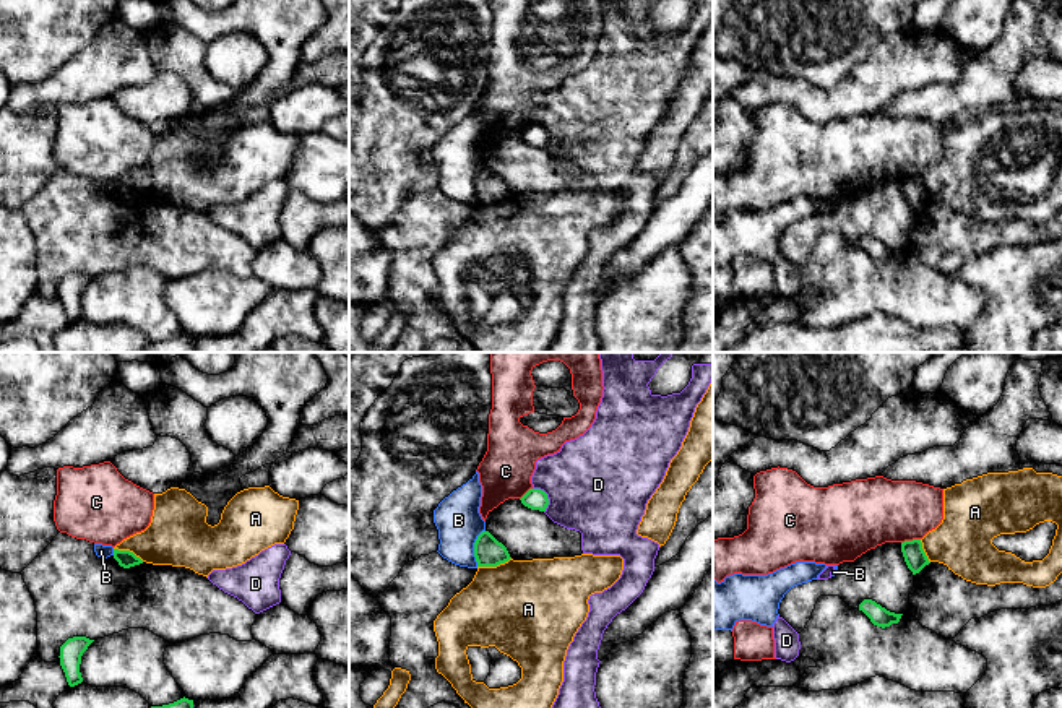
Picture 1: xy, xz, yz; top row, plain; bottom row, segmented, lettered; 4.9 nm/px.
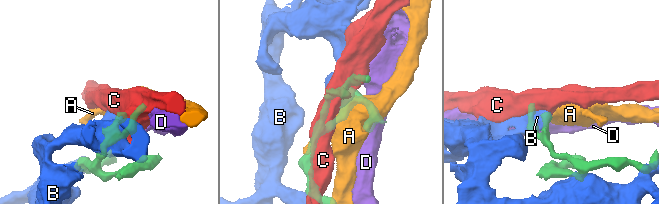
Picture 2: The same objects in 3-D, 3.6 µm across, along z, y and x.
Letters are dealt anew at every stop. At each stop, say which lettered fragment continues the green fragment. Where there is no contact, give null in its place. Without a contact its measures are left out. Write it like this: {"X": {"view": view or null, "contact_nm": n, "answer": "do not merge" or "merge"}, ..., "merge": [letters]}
{"A": {"view": "xz", "contact_nm": 180, "answer": "do not merge"}, "B": {"view": "xz", "contact_nm": 190, "answer": "do not merge"}, "C": {"view": "yz", "contact_nm": 100, "answer": "do not merge"}, "D": {"view": "xz", "contact_nm": 140, "answer": "do not merge"}, "merge": []}

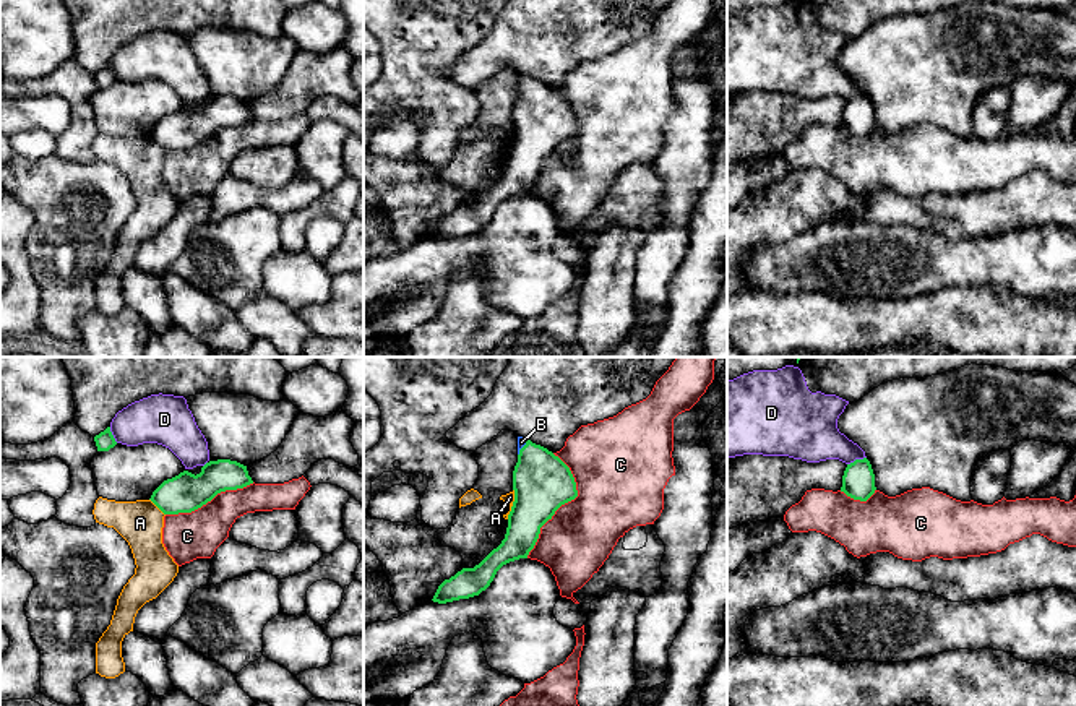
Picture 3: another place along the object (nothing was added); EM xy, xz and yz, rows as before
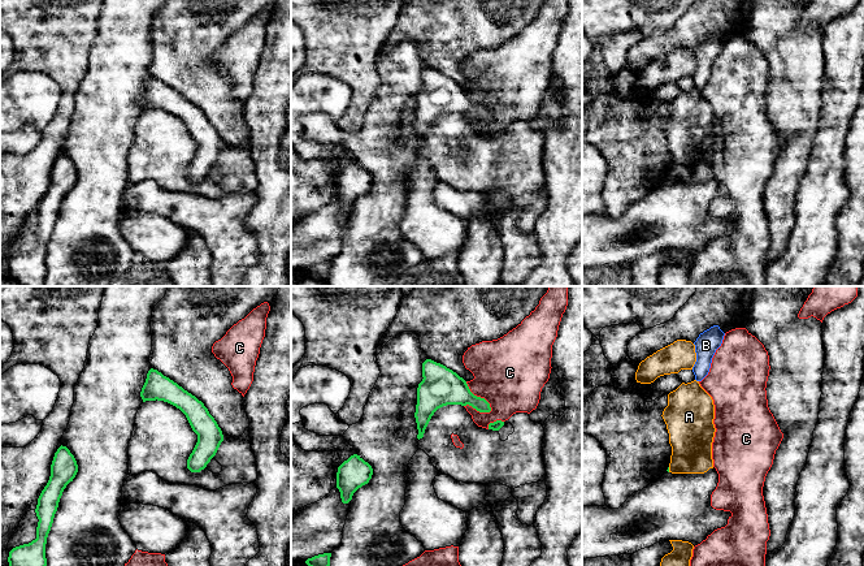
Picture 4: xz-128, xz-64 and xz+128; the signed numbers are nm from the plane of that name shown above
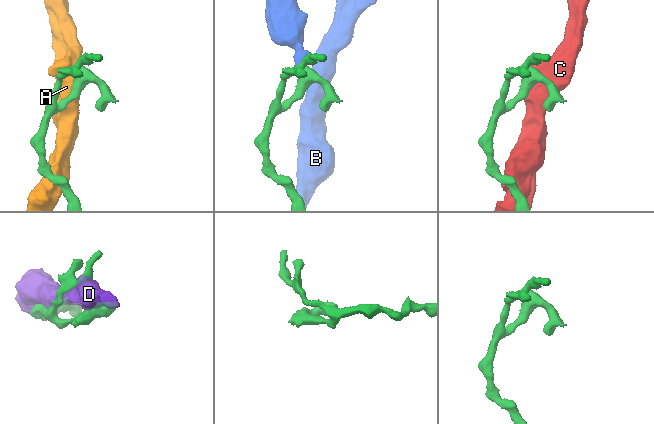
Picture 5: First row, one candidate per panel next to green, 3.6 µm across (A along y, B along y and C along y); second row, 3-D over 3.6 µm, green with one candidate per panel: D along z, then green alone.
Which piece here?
{"A": {"view": "xz", "contact_nm": 160, "answer": "do not merge"}, "B": {"view": "xz", "contact_nm": 90, "answer": "merge"}, "C": {"view": "xz", "contact_nm": 550, "answer": "do not merge"}, "D": {"view": "yz", "contact_nm": 100, "answer": "do not merge"}, "merge": ["B"]}

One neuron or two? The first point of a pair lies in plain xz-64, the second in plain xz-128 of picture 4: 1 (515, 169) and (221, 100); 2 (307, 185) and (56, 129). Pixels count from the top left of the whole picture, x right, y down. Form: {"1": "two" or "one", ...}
{"1": "two", "2": "one"}

